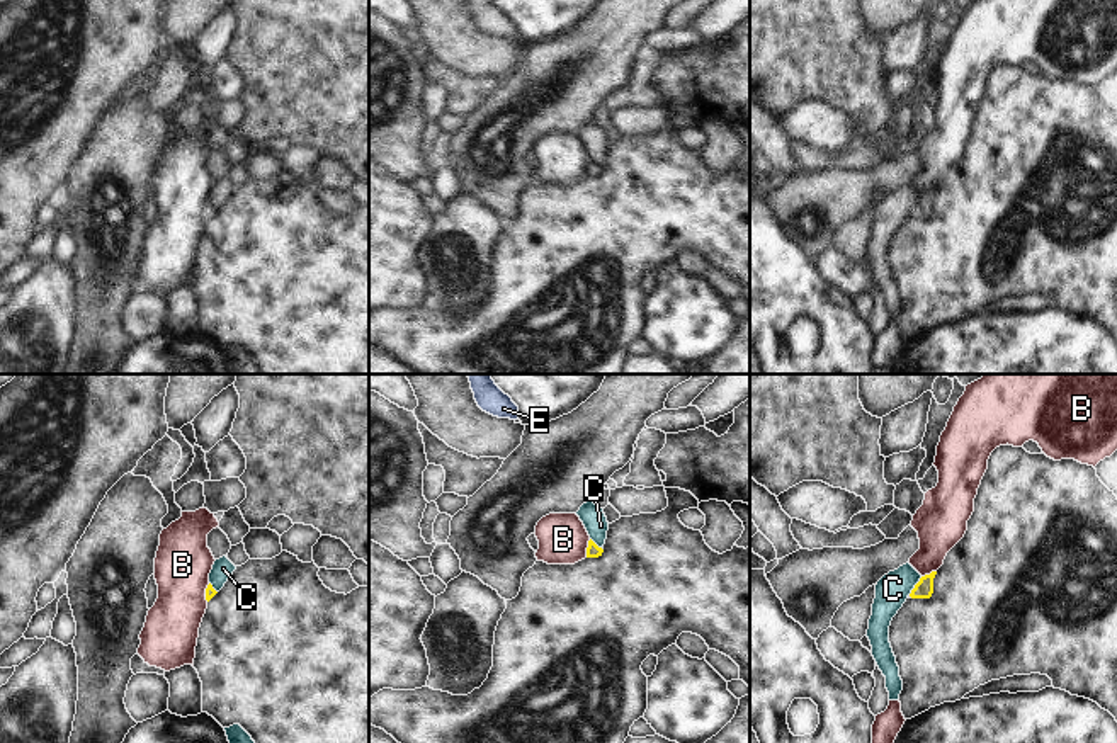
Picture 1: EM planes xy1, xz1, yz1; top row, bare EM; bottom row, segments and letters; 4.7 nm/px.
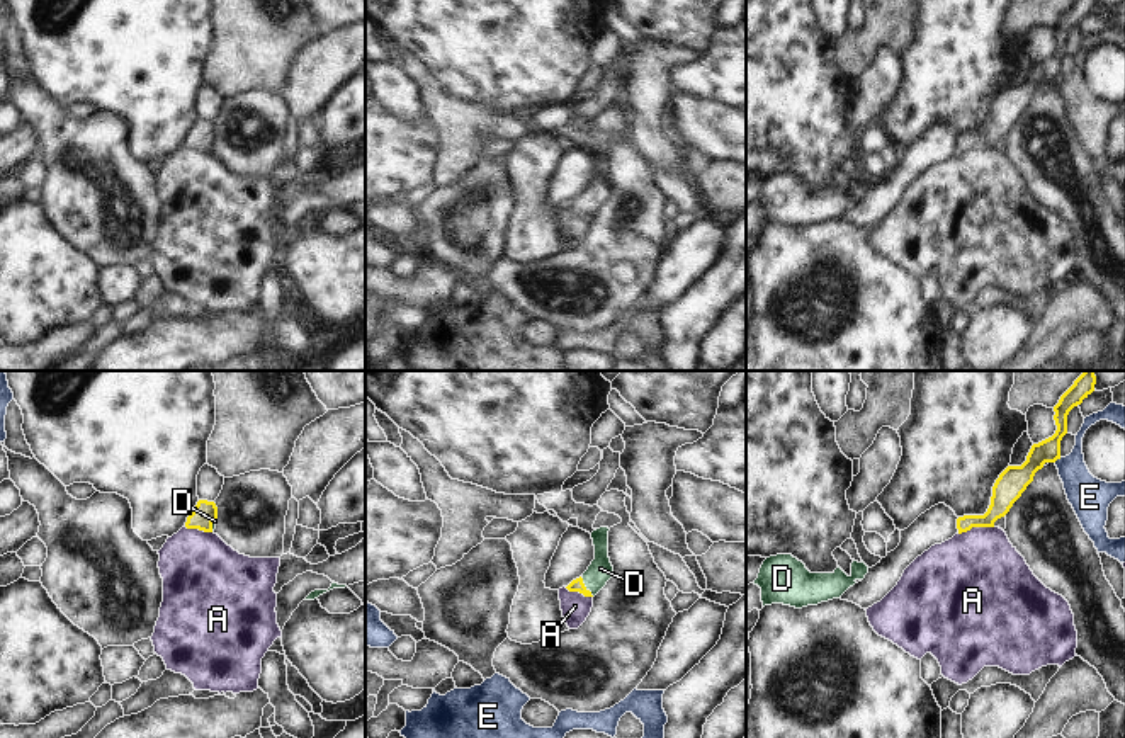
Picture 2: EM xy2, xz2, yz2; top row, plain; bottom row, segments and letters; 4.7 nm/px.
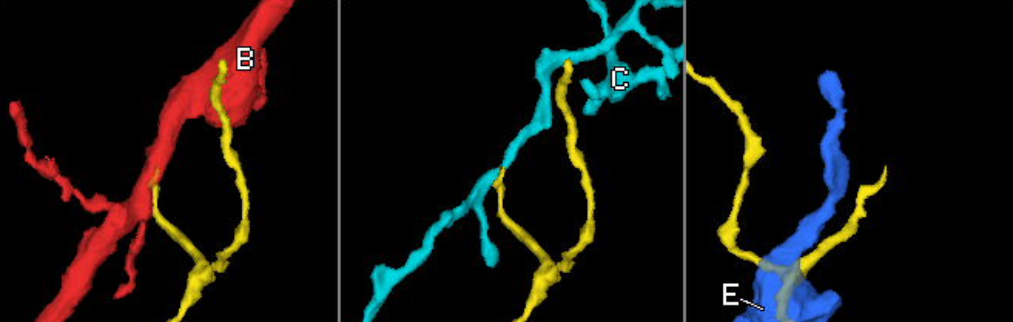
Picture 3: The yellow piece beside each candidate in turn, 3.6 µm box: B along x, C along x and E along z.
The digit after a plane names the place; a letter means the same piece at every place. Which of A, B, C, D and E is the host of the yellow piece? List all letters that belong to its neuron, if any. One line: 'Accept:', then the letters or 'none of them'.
Accept: D

